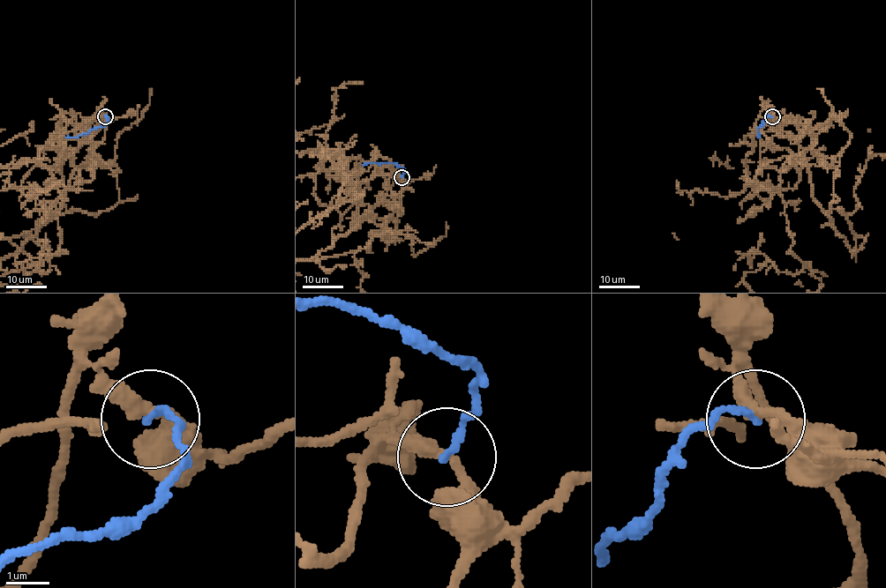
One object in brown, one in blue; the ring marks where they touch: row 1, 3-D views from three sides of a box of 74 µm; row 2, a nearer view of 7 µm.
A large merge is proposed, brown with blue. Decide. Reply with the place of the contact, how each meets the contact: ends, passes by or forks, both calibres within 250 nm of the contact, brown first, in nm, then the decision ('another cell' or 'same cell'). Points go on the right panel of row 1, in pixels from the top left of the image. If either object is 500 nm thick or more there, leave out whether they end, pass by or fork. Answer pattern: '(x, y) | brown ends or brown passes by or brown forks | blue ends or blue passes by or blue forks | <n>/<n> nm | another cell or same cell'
(772, 116) | brown passes by | blue ends | 280/170 nm | another cell

